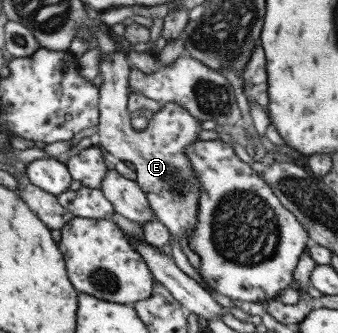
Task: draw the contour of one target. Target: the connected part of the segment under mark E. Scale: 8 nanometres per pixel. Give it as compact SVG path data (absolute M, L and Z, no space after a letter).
M115 49L111 54L103 54L98 62L102 83L97 89L98 131L93 140L112 157L133 165L135 181L144 192L153 218L166 227L170 237L177 243L183 233L188 243L194 233L199 189L196 174L190 168L185 153L198 140L202 122L190 116L180 105L166 103L153 113L143 131L134 131L126 110L130 67L125 56Z

